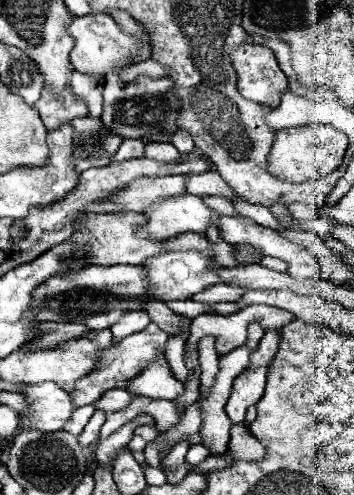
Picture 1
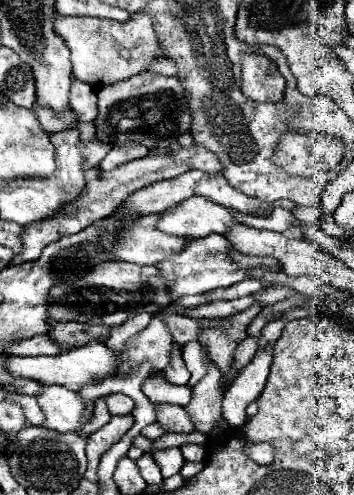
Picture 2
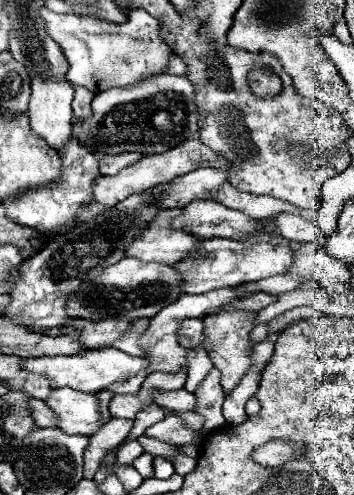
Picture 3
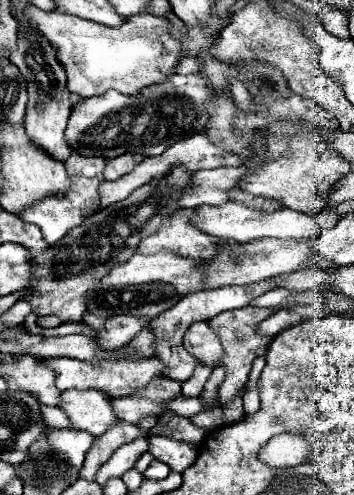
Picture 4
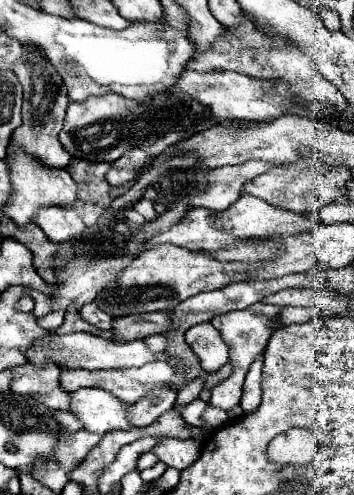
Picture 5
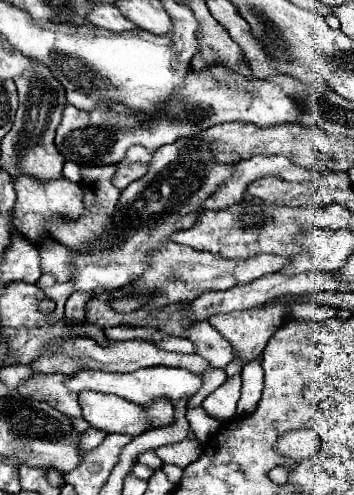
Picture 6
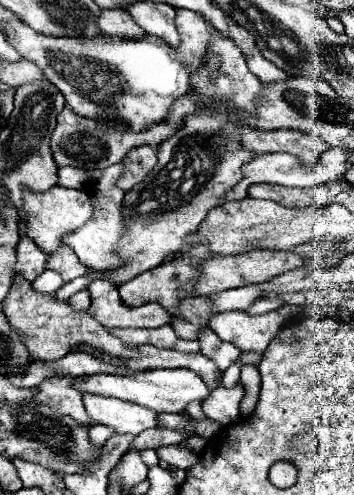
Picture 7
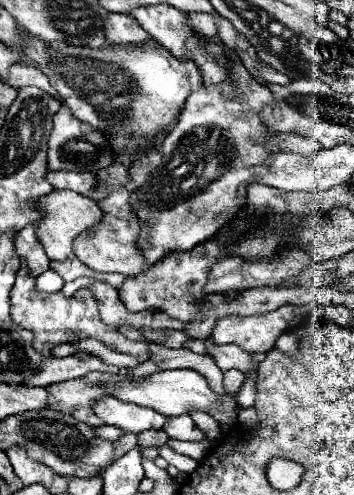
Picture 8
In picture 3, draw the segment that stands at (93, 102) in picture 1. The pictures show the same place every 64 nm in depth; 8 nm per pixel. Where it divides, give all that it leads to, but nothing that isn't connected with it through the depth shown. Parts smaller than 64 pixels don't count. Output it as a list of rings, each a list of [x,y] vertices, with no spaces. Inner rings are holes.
[[[74,88],[74,100],[72,100],[72,110],[74,110],[74,118],[86,118],[90,116],[90,102],[94,94],[88,92],[86,88]]]

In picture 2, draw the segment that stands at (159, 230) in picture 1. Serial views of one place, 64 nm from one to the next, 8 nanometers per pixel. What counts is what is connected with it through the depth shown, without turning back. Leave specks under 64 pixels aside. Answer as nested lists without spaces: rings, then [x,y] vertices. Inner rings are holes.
[[[192,196],[178,206],[164,212],[162,220],[158,222],[158,228],[162,232],[174,230],[168,234],[188,236],[188,238],[204,238],[208,234],[222,234],[226,236],[232,226],[236,226],[238,220],[220,204],[214,204],[212,200],[204,196]],[[188,230],[188,232],[186,232]],[[190,230],[204,230],[204,232],[190,232]]]

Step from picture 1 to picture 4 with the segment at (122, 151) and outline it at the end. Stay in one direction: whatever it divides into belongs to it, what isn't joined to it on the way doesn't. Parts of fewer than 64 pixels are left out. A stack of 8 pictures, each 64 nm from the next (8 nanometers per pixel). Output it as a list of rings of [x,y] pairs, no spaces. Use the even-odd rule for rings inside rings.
[[[128,152],[124,156],[118,156],[114,160],[106,160],[106,168],[104,168],[104,176],[106,180],[118,180],[126,174],[130,174],[144,158],[140,154],[134,154],[134,152]]]

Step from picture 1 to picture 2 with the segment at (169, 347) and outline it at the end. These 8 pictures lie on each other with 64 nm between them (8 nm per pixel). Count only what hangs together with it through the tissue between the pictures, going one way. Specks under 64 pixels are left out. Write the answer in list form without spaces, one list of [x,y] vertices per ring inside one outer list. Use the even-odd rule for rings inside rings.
[[[174,344],[174,348],[176,348],[176,350],[174,350],[174,356],[172,356],[174,362],[168,366],[166,372],[162,372],[162,378],[168,380],[170,384],[182,386],[182,384],[188,382],[190,372],[186,370],[186,364],[184,364],[184,360],[182,360],[182,348],[180,348],[178,344]]]

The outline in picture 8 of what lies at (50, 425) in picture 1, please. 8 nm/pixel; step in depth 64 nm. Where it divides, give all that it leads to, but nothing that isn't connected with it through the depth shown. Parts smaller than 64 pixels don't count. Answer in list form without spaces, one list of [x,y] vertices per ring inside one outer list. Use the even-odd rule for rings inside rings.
[[[114,396],[100,398],[94,404],[94,412],[106,424],[118,426],[124,432],[134,432],[134,434],[140,434],[140,432],[150,430],[150,428],[162,430],[166,424],[166,416],[162,416],[160,412],[146,408],[146,406],[132,404],[132,402],[116,400]]]

